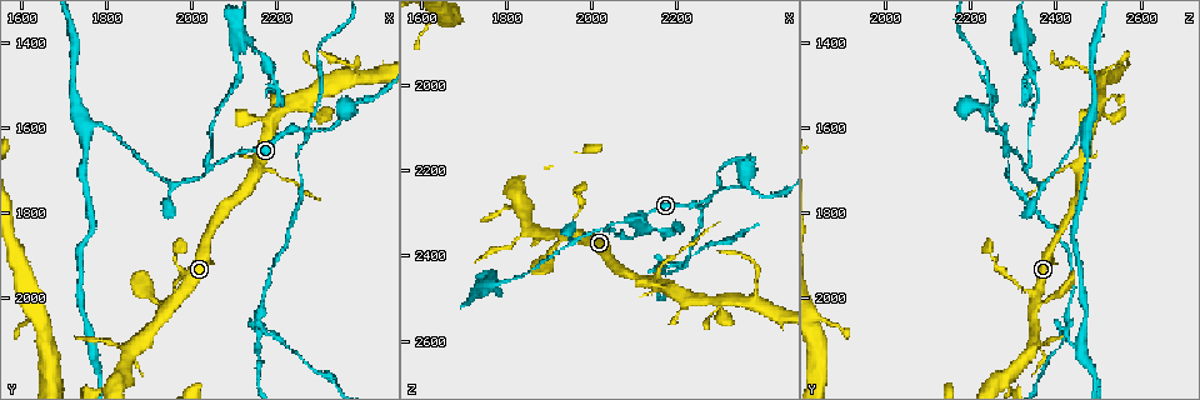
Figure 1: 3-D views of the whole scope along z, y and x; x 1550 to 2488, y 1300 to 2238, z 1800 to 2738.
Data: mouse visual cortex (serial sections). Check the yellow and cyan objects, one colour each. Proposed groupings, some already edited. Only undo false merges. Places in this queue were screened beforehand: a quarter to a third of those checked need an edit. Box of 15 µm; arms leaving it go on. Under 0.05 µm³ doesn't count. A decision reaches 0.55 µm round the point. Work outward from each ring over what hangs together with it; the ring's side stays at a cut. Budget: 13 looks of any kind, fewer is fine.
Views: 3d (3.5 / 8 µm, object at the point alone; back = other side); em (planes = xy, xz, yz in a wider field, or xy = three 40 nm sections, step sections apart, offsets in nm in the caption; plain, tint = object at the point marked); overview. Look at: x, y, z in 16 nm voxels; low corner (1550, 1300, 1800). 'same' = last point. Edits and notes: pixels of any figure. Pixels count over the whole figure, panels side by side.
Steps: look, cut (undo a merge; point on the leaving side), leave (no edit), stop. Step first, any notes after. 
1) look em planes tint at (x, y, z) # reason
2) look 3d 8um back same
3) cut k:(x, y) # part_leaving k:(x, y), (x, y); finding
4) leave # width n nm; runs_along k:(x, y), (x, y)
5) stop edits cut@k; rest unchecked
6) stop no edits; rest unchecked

look 3d 3.5um at (2050, 1690, 2330) # sharp bend

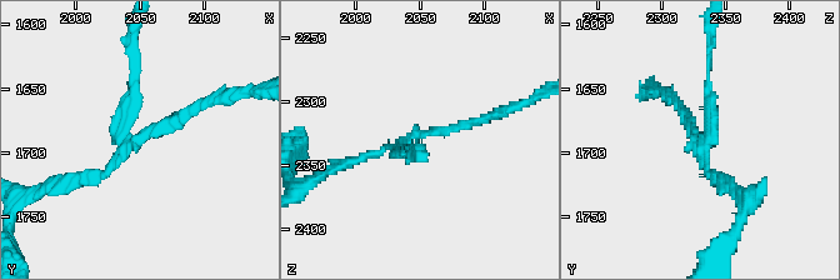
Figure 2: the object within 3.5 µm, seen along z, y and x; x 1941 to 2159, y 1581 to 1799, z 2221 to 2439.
look em xy step 2 tint at (2044, 1690, 2324) # arms 3; arm_widths 150, 150, 150 nm

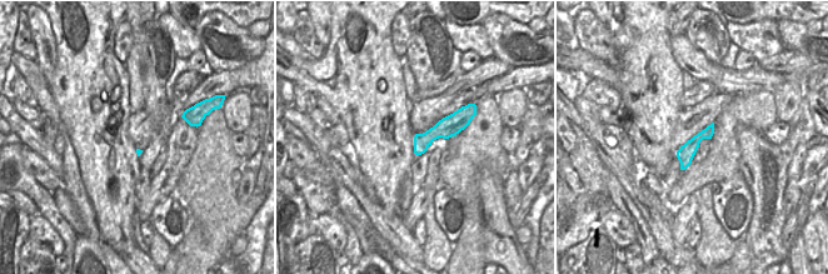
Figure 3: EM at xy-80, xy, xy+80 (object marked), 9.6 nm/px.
look em xy step 1 tint same

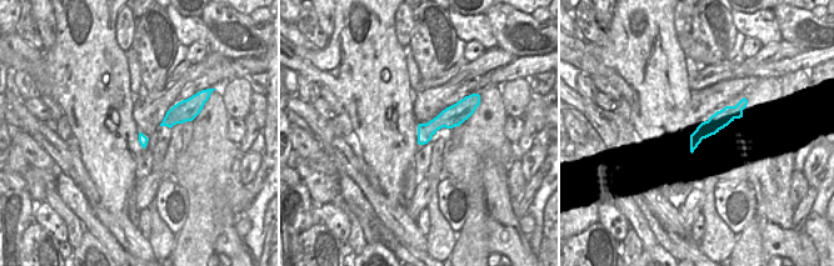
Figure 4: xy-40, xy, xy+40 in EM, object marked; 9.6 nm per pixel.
cut 2:(135, 86) # part_leaving 2:(120, 134), (135, 91), (131, 34); a second cell is stuck on

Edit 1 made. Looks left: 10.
look 3d 3.5um at (1960, 1900, 2255) # a narrow waist

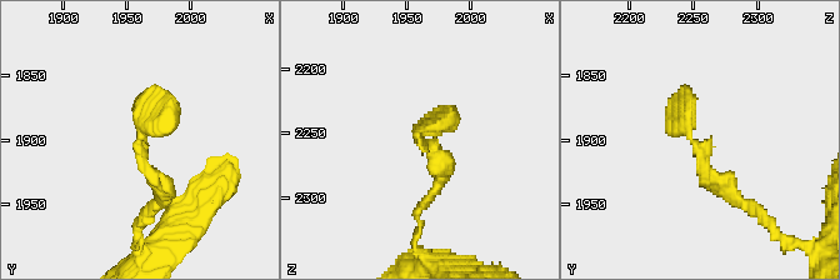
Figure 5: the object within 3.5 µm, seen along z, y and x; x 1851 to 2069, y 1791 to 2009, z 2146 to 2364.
look em planes tint at (1960, 1898, 2246)

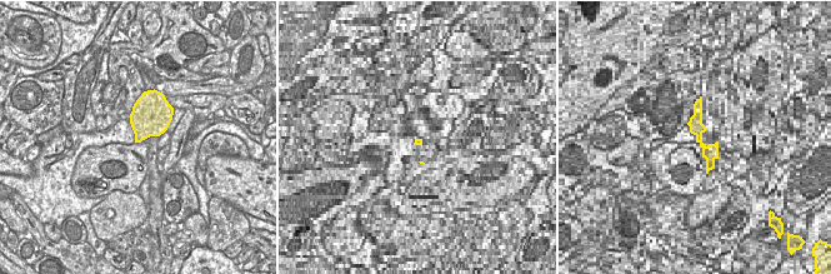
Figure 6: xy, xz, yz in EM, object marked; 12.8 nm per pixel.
leave # runs_along 5:(736, 195), (681, 126), (685, 84); one cell here

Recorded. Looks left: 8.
look 3d 3.5um at (1755, 1595, 2465) # abrupt turn

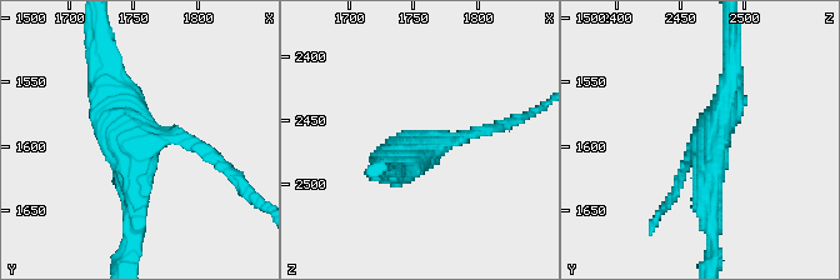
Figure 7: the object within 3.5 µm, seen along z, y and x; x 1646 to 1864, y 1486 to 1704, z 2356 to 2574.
look em xy step 2 tint at (1760, 1596, 2474) # arms 3; arm_widths 150, 300, 400 nm

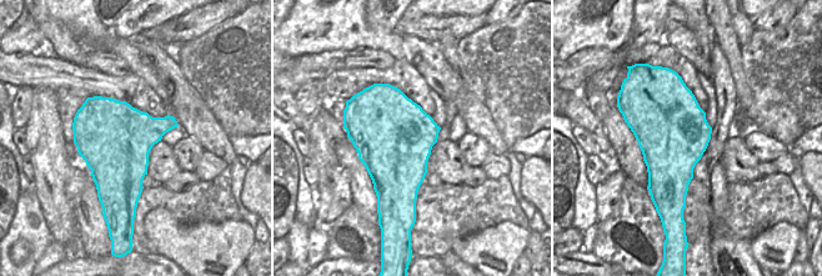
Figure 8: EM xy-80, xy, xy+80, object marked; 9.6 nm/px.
leave # runs_along 7:(221, 163), (151, 136), (136, 221); all the same cell

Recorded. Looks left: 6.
look 3d 3.5um at (2270, 1615, 2270) # sharp bend

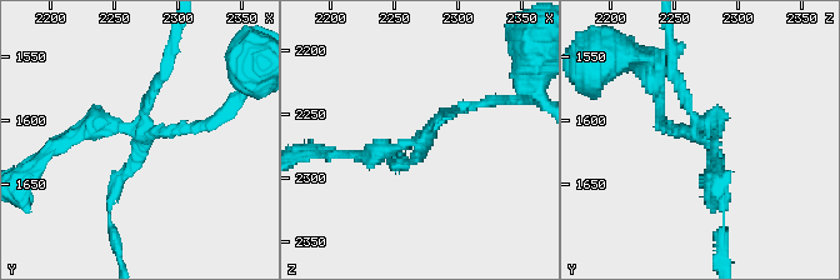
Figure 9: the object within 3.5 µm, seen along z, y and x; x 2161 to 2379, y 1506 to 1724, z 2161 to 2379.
look em xy step 1 tint at (2270, 1612, 2272)

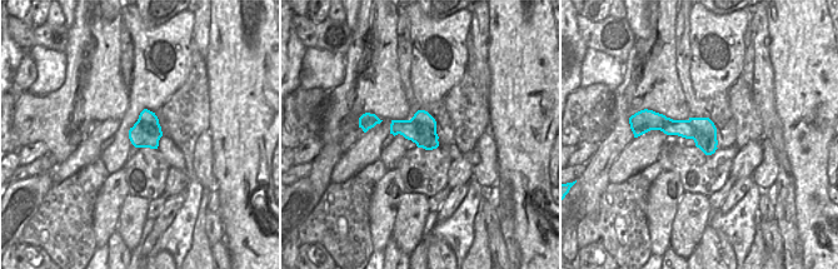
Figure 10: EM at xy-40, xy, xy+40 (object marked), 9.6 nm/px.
cut 9:(394, 165) # arm_widths 100, 150, 150, 150 nm; border 10:(134, 124), (143, 129), (144, 142); a second cell is stuck on

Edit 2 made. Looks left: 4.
look 3d 8um at (2360, 1560, 2230) # thin arm on a thick one

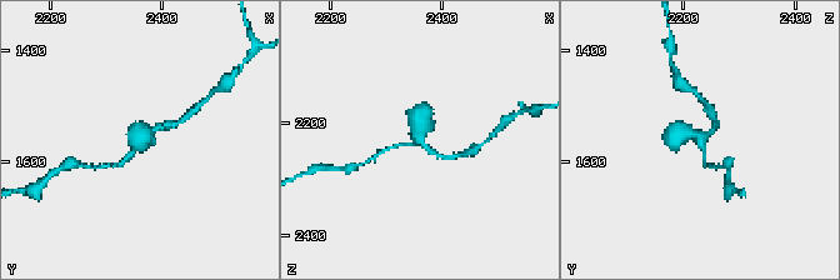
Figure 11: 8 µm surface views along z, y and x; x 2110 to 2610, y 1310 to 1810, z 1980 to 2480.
look em xy step 2 tint at (2360, 1560, 2240)

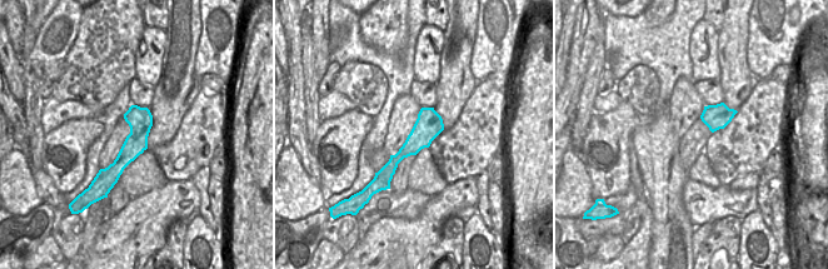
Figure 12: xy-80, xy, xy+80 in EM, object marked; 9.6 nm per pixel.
leave # arm_widths 150, 200, 600 nm; runs_along 11:(395, 146), (420, 143), (420, 114); continuous, no second cell

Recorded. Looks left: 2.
stop edits cut@2, cut@9; rest unchecked

